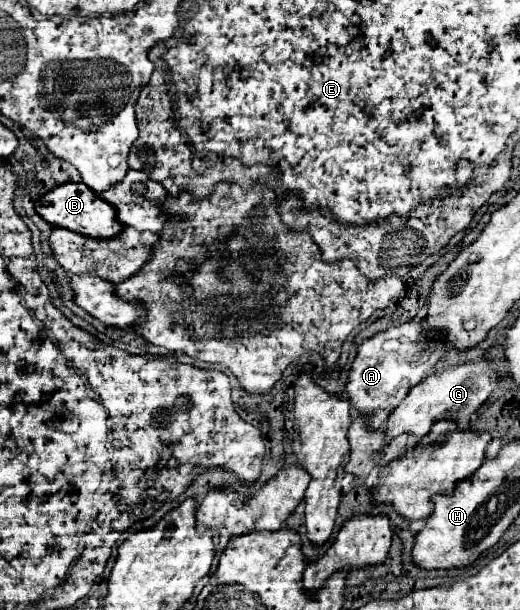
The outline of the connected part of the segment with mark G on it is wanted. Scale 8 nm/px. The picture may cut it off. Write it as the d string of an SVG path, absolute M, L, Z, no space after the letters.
M485 360L451 366L441 374L431 374L425 382L419 382L417 386L413 386L413 390L409 390L409 394L401 400L401 404L389 414L385 422L385 442L391 442L403 432L423 438L425 434L429 434L433 422L439 422L439 420L451 420L457 424L459 430L469 430L471 416L497 388L497 382L499 380L497 380L497 374L493 372L491 362L485 362Z

